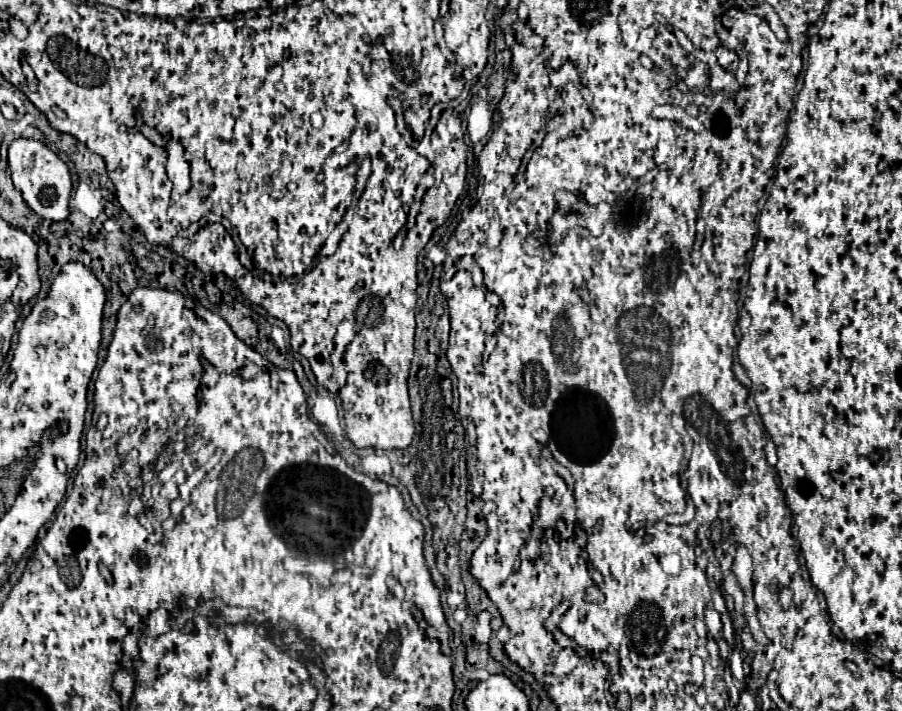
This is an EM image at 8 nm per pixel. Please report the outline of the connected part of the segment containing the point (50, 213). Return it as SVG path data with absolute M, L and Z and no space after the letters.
M18 138L8 148L8 164L12 172L12 182L16 190L22 192L24 202L30 210L34 210L38 216L48 218L52 222L62 222L68 218L68 200L72 194L72 180L68 166L42 142Z

